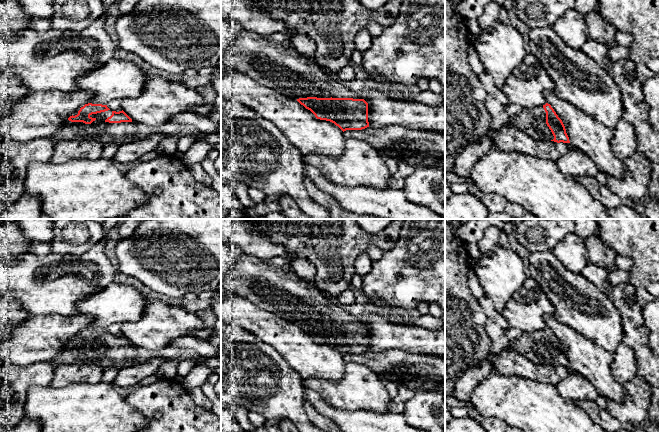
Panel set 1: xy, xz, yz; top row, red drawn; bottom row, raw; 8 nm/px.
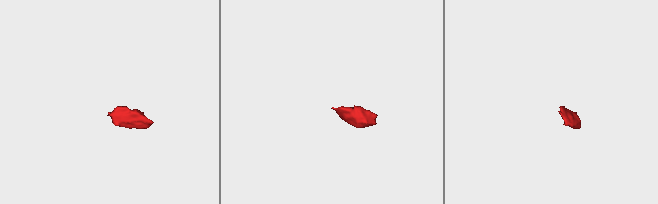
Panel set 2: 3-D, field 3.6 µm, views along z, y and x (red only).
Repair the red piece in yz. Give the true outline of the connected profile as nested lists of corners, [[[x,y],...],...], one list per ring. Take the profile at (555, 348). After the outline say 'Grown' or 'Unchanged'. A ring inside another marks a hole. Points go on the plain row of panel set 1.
[[[548,327],[531,333],[523,332],[518,339],[509,343],[509,347],[536,364],[551,364],[557,367],[570,367],[562,344]]]. Grown

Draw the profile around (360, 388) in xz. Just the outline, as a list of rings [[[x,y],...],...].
[[[355,362],[345,363],[344,376],[338,381],[309,378],[303,380],[303,385],[307,389],[317,392],[329,406],[338,410],[367,410],[378,413],[390,411],[388,404],[391,397],[384,386],[384,382],[369,367]]]

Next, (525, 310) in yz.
[[[529,277],[508,300],[501,314],[508,321],[510,328],[531,333],[545,329],[547,326],[544,316],[552,316],[554,312],[555,308],[539,284]]]

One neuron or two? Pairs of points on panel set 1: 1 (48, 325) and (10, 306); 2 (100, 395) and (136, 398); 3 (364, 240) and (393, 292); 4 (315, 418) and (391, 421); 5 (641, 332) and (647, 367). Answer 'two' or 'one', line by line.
1: two
2: two
3: two
4: two
5: one

